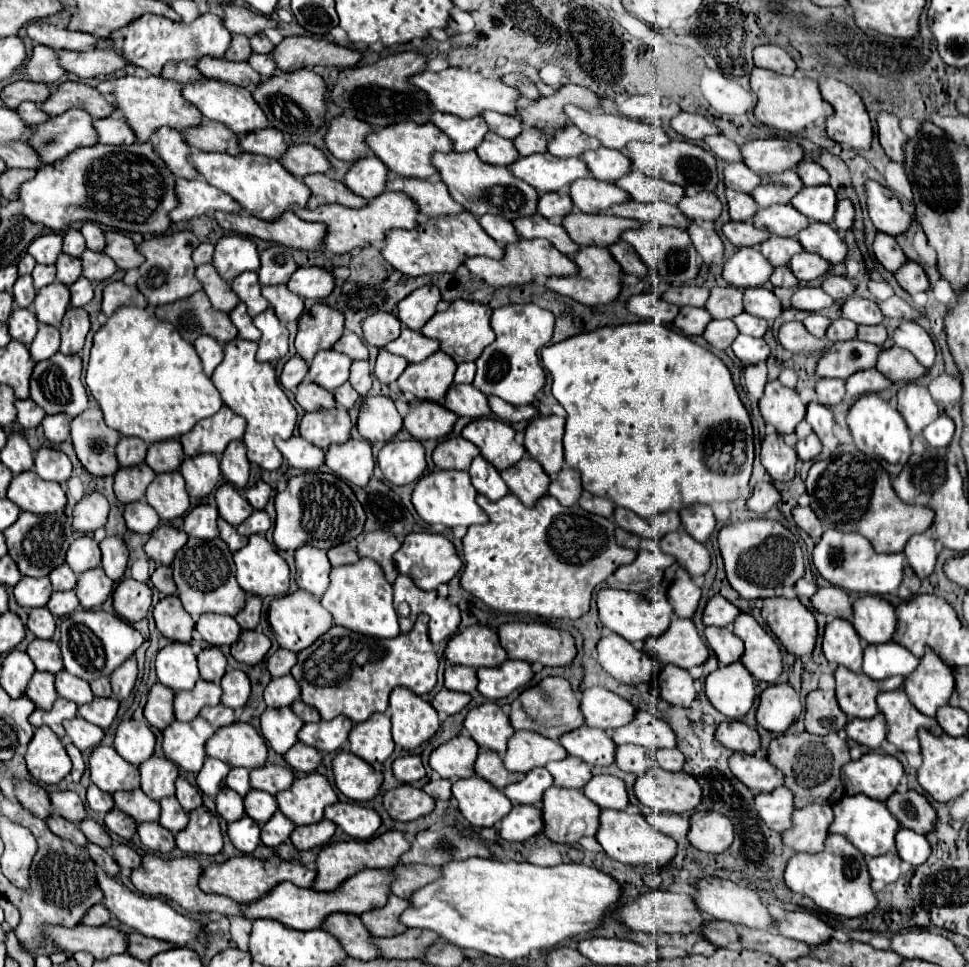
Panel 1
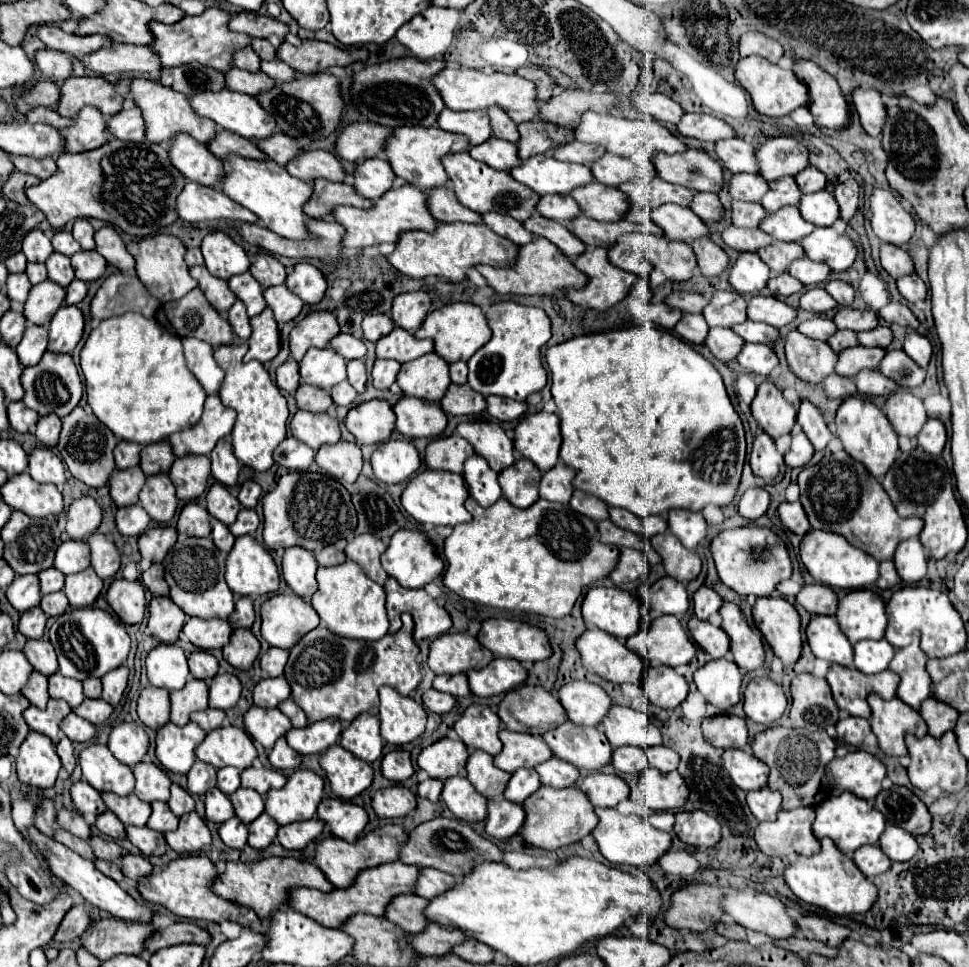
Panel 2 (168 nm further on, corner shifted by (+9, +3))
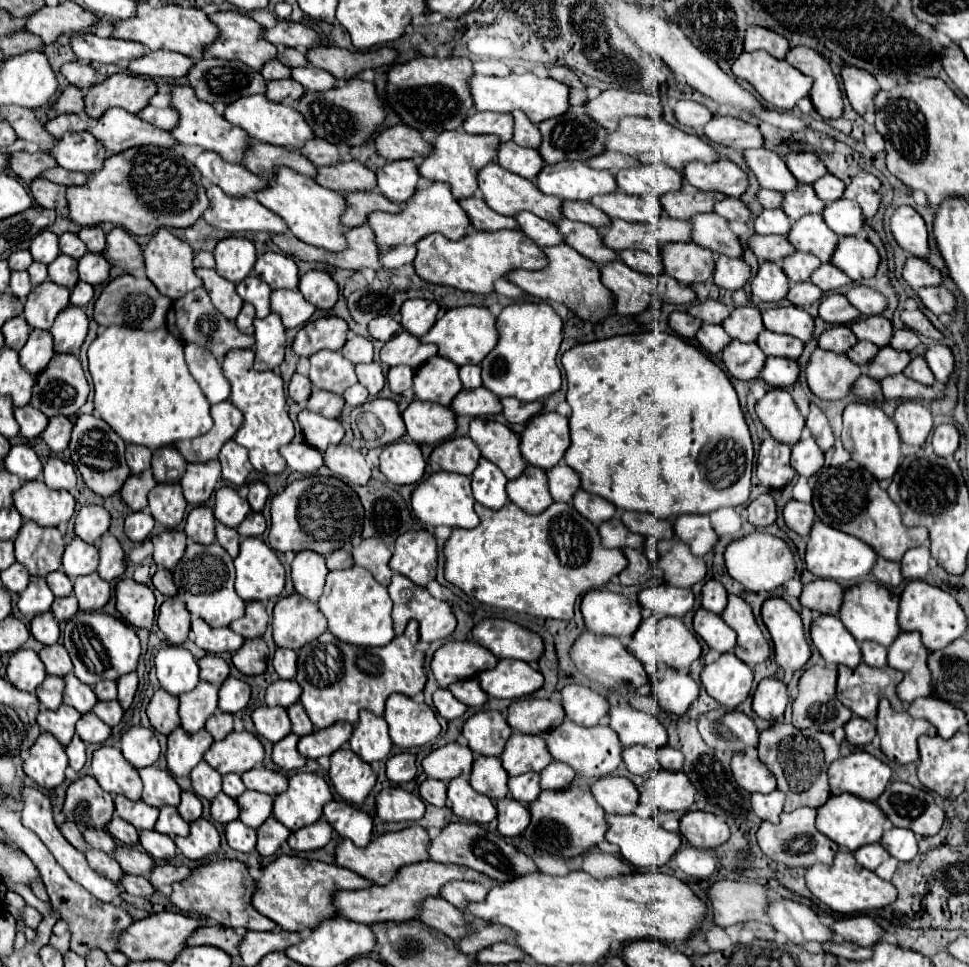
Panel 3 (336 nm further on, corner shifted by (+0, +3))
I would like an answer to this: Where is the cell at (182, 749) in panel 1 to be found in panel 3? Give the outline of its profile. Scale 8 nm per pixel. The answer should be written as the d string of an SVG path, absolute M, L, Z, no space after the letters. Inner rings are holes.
M182 727L168 735L168 769L174 777L188 777L190 771L202 761L206 749L214 743L212 735L202 729L198 733L188 733Z

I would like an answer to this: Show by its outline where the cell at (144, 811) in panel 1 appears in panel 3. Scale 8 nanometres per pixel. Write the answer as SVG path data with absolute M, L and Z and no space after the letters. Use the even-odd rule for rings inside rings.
M116 795L114 803L116 803L116 815L122 817L124 821L132 823L138 831L154 829L154 823L158 819L158 809L156 807L150 807L142 801L130 801L122 795Z

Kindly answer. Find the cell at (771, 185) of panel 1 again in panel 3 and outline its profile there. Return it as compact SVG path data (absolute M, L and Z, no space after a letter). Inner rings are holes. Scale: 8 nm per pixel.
M798 185L798 189L794 189L794 191L784 195L782 211L792 221L798 221L802 215L822 213L822 207L826 207L826 203L822 199L818 199L818 195L814 193L812 185Z

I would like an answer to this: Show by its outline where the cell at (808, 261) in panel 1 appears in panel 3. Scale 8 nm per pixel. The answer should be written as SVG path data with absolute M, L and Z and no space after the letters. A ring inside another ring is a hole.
M824 263L820 265L814 275L810 277L810 281L814 285L818 285L824 293L830 293L830 291L842 291L842 287L846 285L852 285L852 279L846 277L838 267L834 267L832 263Z

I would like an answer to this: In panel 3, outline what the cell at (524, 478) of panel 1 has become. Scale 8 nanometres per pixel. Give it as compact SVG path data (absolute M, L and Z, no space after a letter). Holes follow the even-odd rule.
M528 465L518 479L508 481L506 493L514 505L522 507L522 511L530 515L534 513L538 515L550 503L554 503L546 487L546 471L542 471L540 467L532 467L532 465Z

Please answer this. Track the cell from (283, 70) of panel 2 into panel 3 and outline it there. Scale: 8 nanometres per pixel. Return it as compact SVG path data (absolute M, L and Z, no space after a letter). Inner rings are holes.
M308 65L308 67L298 67L298 69L292 69L292 77L302 83L308 91L328 91L330 87L336 87L336 77L332 77L328 71L322 71L314 65Z

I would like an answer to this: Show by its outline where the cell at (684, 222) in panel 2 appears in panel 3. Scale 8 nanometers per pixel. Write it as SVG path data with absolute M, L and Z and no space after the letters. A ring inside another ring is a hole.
M706 213L706 215L696 215L692 221L692 241L700 247L706 247L714 251L716 255L730 255L730 257L740 257L744 253L744 247L740 243L740 237L732 233L728 227L728 221L722 219L716 213Z

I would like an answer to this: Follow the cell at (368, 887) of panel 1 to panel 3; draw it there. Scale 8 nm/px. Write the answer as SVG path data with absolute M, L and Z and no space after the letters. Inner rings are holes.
M420 861L414 865L402 867L396 877L388 885L372 885L370 889L362 891L338 891L334 897L334 905L340 917L352 919L356 923L378 923L378 921L410 921L416 919L420 913L420 905L426 897L438 897L440 889L450 881L484 881L486 875L478 871L470 871L470 867L434 863L434 861Z

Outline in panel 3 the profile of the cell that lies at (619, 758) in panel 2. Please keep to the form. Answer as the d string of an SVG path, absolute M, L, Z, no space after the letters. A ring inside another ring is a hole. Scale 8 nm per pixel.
M632 745L626 747L622 751L622 759L626 763L626 769L634 775L642 775L642 777L650 777L660 765L656 761L654 749L646 747L646 745Z

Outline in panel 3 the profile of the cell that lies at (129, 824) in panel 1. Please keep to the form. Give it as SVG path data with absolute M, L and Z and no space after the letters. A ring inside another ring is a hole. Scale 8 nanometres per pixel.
M114 815L112 821L108 823L108 833L124 845L136 845L138 843L138 829L132 827L130 823L126 823L124 819L120 819L118 815Z

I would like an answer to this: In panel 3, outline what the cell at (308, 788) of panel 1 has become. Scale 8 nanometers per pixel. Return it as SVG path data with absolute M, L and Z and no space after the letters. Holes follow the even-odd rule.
M296 773L290 777L288 791L276 795L274 817L290 831L316 823L322 817L322 807L332 801L332 791L326 779L318 773Z

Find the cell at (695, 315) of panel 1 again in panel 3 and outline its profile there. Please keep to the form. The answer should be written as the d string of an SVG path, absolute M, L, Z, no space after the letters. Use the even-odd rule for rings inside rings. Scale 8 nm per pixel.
M704 323L696 335L698 343L702 345L702 349L706 349L708 353L716 355L720 351L724 351L724 347L732 341L730 335L720 327L720 325L710 325L710 323Z

